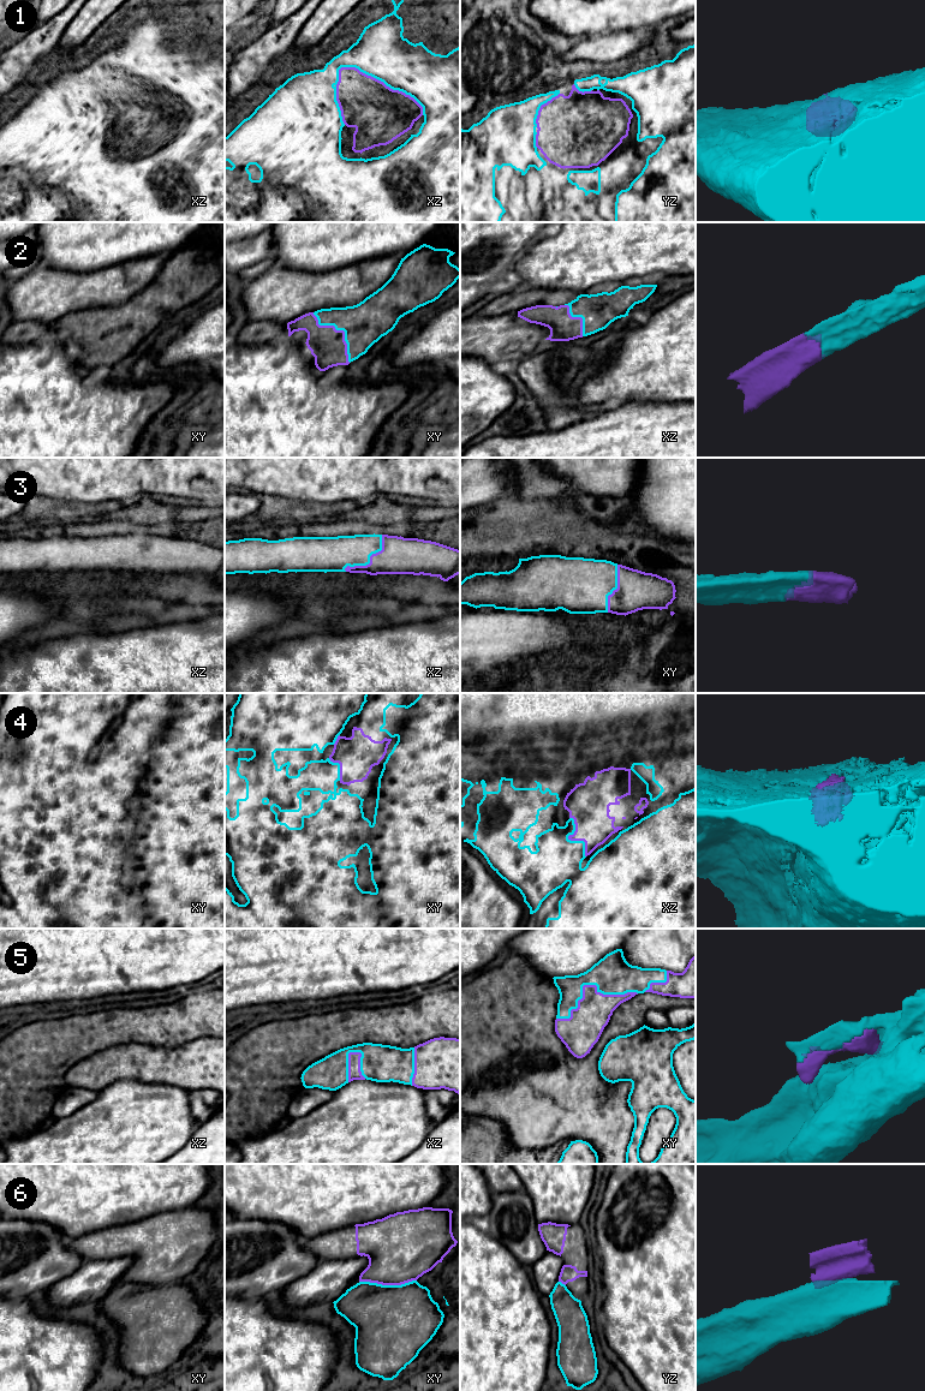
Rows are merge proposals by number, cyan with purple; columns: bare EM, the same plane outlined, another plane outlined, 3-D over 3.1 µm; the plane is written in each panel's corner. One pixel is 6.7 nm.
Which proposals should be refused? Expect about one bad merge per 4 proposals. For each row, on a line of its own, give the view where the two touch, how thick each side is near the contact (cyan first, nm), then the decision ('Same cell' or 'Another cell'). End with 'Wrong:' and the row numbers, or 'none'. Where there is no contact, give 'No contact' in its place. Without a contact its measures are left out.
1: Touches cyan in xz. Thickness 360 nm (cyan) against 380 nm. Same cell
2: Touches cyan in xy. Thickness 280 nm (cyan) against 240 nm. Same cell
3: Touches cyan in xz. Thickness 240 nm (cyan) against 240 nm. Same cell
4: Touches cyan in xz. Thickness 320 nm (cyan) against 260 nm. Same cell
5: Touches cyan in xy. Thickness 260 nm (cyan) against 240 nm. Same cell
6: Touches cyan in xy. Thickness 500 nm (cyan) against 440 nm. Another cell
Wrong: 6

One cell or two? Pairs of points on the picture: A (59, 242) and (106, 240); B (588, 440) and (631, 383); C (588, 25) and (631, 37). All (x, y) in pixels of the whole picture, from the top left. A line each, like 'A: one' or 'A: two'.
A: one
B: two
C: two

